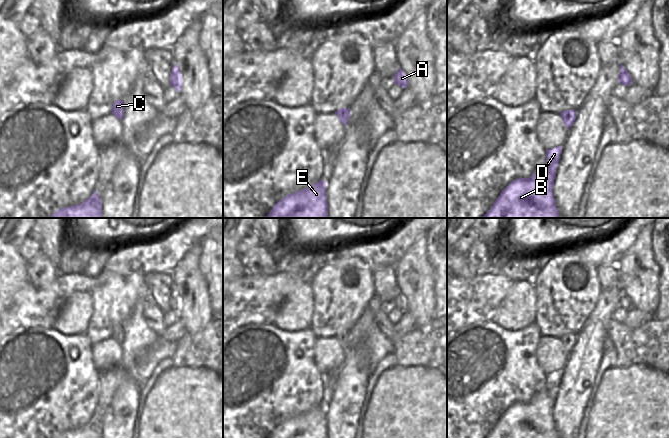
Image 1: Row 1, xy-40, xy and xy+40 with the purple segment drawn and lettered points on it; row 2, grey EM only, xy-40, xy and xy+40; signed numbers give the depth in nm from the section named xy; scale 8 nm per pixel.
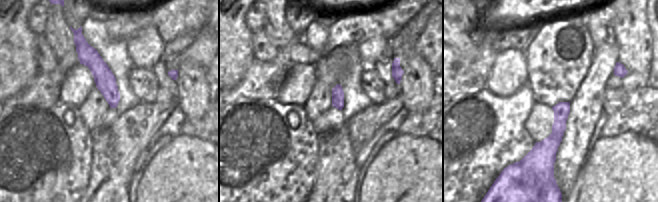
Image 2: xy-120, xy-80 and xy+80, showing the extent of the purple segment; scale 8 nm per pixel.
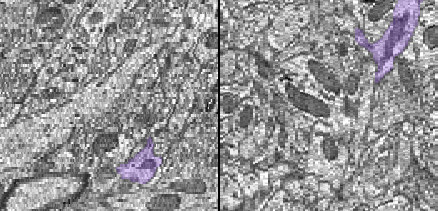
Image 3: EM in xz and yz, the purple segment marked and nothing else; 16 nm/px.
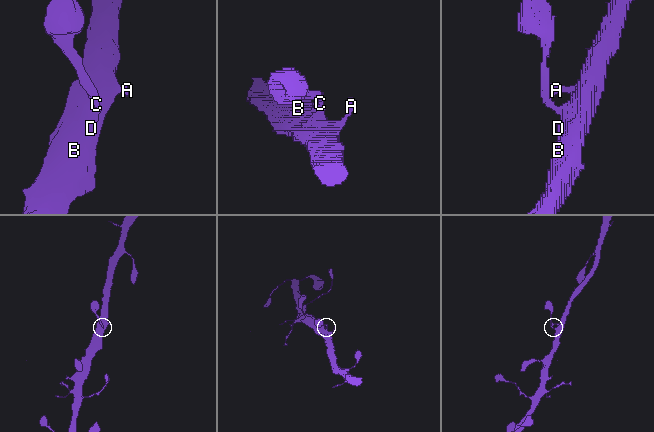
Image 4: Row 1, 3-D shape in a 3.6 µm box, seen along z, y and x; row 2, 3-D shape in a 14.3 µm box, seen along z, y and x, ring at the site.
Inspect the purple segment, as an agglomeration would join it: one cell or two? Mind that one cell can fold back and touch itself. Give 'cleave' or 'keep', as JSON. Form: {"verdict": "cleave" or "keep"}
{"verdict": "keep"}

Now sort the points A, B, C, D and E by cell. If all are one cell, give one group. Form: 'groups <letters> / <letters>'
groups A B C D E

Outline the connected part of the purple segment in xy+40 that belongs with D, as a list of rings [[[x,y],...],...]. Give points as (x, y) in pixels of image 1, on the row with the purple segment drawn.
[[[562,146],[546,150],[546,165],[536,170],[529,178],[510,182],[482,218],[561,218],[552,193],[561,153]]]

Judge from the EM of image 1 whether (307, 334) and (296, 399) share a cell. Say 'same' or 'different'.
same

